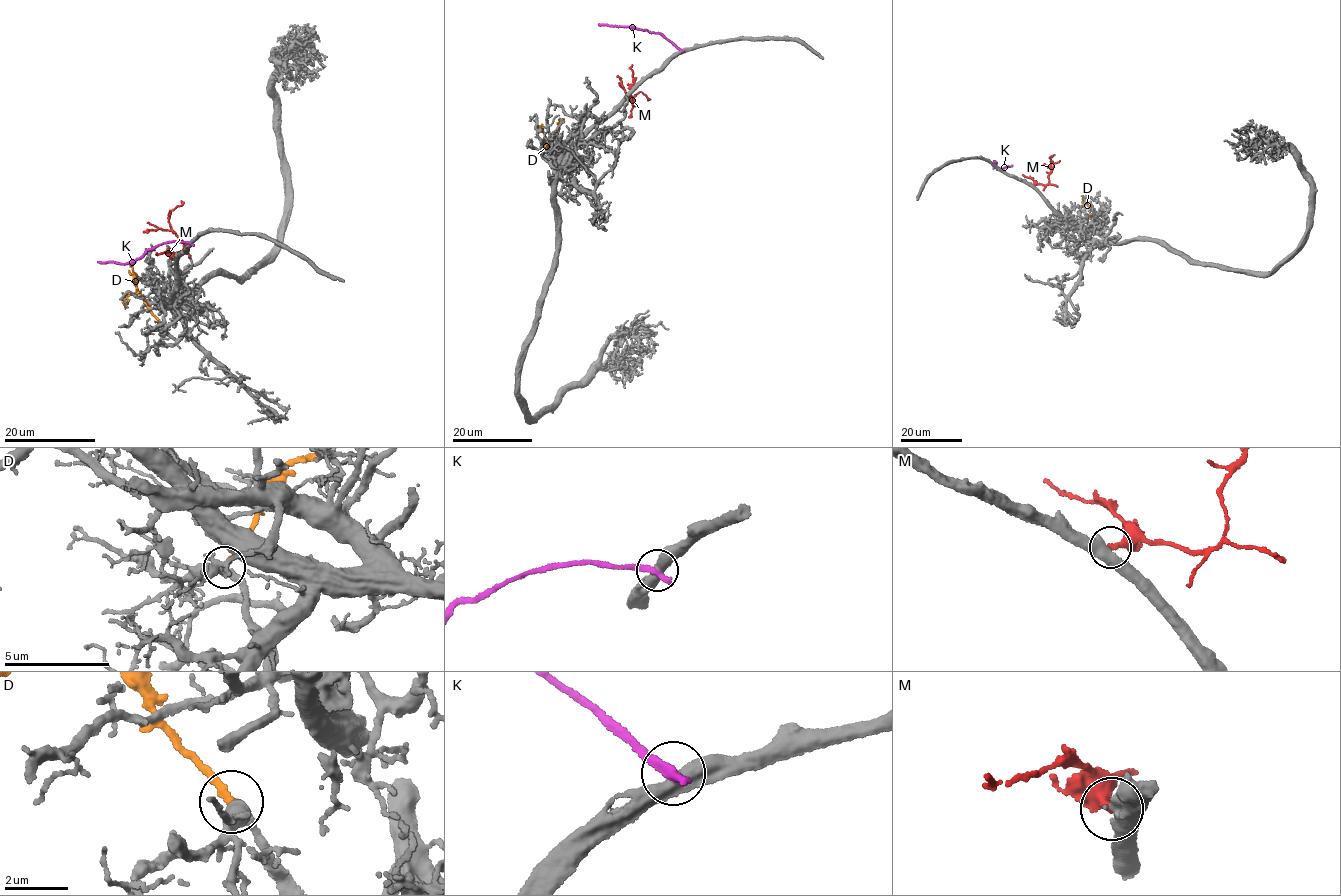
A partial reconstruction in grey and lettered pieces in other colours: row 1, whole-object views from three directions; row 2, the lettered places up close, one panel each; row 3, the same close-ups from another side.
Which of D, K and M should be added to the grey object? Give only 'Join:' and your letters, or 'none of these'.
Join: none of these

